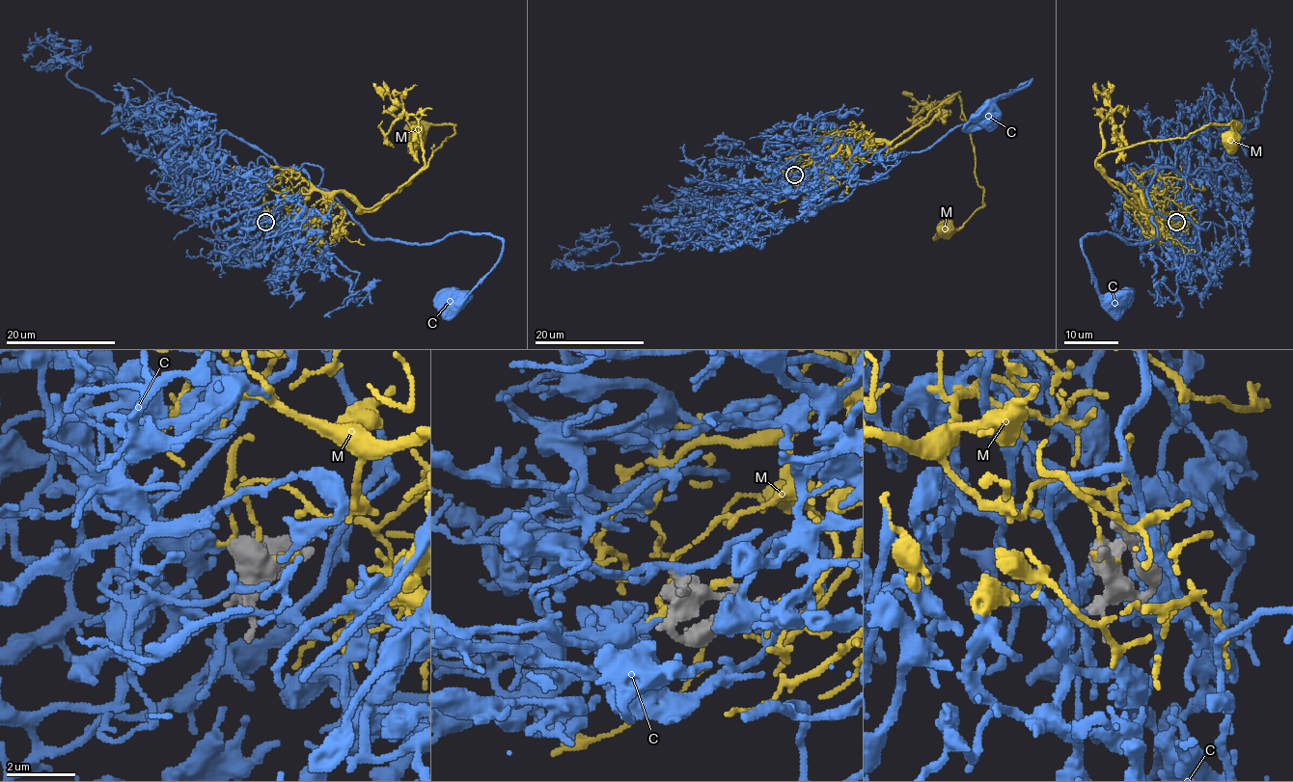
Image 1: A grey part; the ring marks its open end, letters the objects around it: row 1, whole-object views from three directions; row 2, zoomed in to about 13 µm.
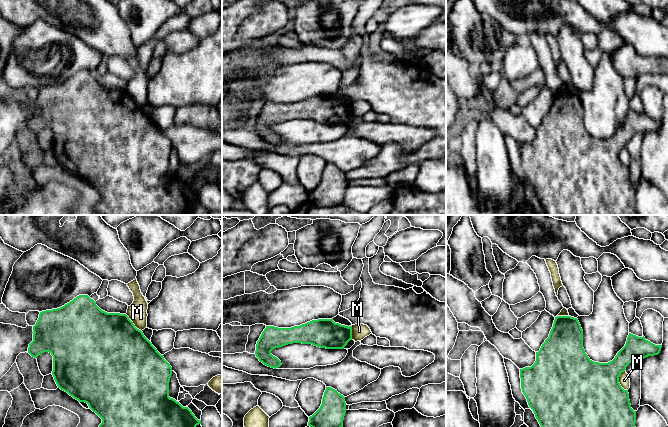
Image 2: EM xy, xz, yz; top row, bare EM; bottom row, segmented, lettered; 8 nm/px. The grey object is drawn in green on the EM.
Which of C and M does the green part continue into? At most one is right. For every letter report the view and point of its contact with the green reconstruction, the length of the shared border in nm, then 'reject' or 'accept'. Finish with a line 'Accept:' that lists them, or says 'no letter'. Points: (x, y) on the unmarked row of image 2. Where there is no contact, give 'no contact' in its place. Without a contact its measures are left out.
C: no contact | accept
M: yz (618, 157) | 170 nm | reject
Accept: C

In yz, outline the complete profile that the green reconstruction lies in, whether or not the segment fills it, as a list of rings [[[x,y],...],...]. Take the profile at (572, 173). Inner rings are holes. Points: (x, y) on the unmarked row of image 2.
[[[557,92],[555,93],[553,103],[550,107],[549,113],[542,120],[540,126],[536,128],[536,137],[531,143],[520,145],[521,165],[525,171],[529,183],[533,186],[536,195],[538,196],[544,212],[547,215],[638,215],[636,210],[636,187],[631,184],[628,166],[624,166],[620,159],[619,153],[626,143],[636,133],[646,134],[648,132],[658,131],[661,127],[662,121],[655,121],[646,116],[645,113],[638,113],[629,109],[625,122],[617,129],[615,134],[608,139],[599,139],[592,137],[585,129],[583,124],[583,106],[577,94],[571,92]]]

